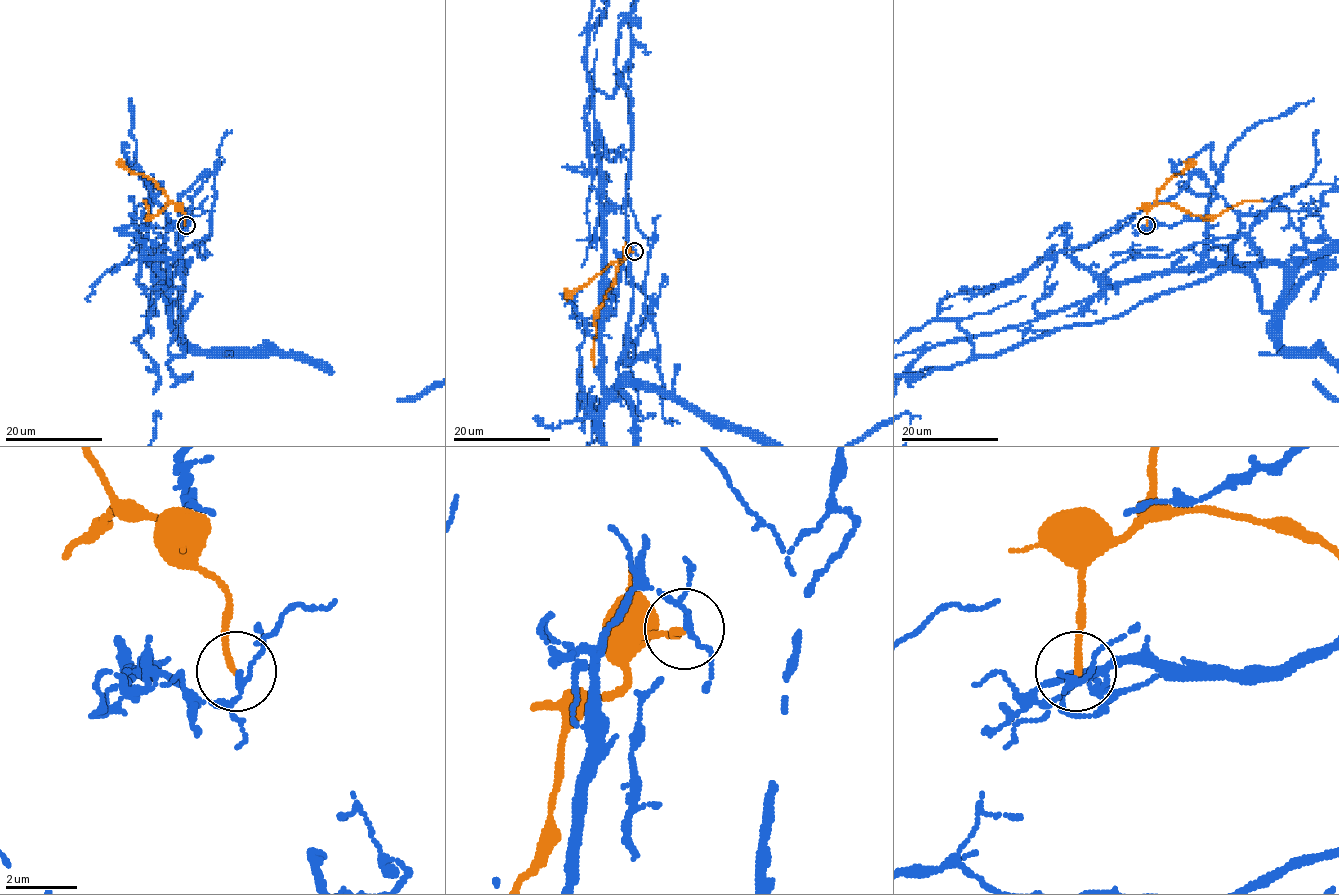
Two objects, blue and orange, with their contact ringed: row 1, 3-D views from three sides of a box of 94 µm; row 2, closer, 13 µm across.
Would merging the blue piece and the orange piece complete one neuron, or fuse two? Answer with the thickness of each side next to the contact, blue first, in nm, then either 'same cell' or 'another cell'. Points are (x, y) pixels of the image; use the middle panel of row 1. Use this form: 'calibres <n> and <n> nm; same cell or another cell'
calibres 150 and 180 nm; another cell

